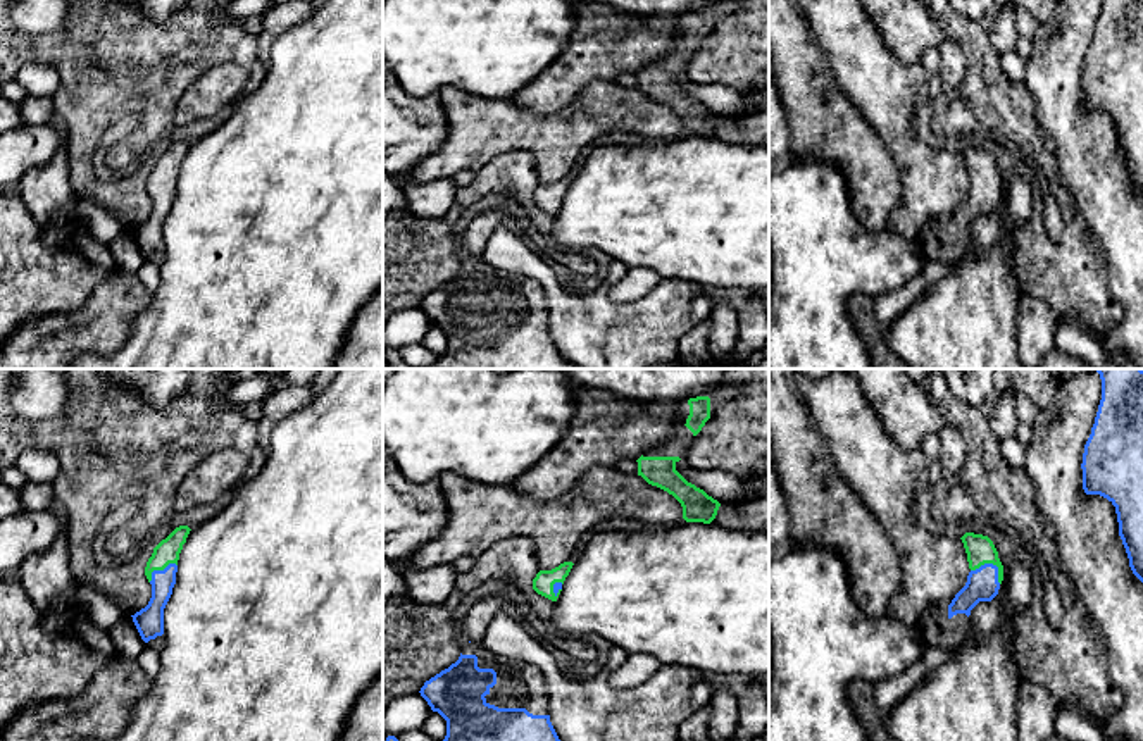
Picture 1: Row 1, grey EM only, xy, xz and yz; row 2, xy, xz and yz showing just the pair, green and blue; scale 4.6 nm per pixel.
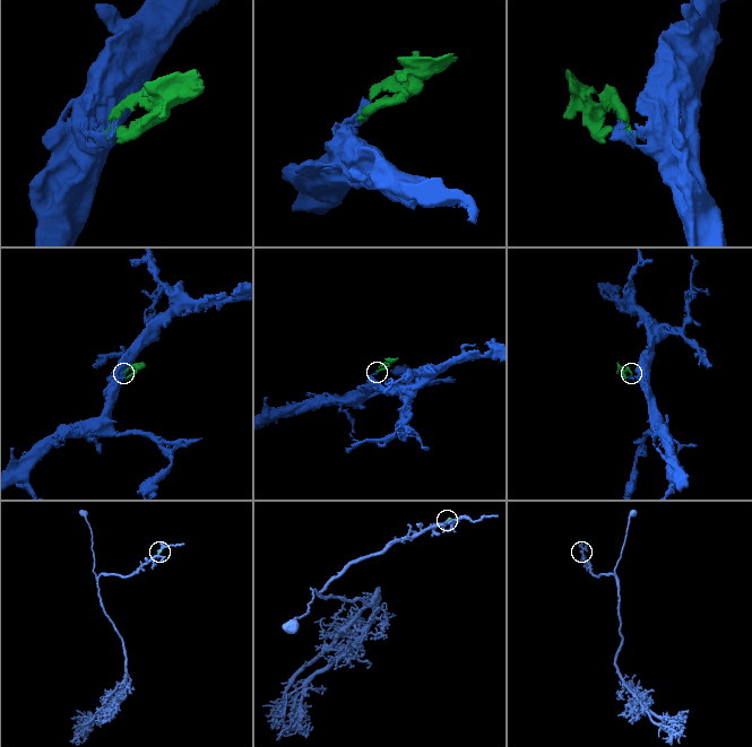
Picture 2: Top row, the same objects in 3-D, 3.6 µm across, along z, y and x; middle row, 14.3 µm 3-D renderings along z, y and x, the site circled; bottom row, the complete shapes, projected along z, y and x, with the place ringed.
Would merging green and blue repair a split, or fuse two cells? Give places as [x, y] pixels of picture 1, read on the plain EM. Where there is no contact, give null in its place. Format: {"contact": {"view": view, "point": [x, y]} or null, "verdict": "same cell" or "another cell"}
{"contact": {"view": "yz", "point": [992, 176]}, "verdict": "same cell"}

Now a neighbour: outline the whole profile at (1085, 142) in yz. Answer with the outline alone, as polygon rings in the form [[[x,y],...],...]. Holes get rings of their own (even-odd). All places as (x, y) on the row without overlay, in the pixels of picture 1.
[[[1057,0],[1053,17],[1040,24],[1031,38],[1033,50],[1026,60],[1024,86],[1034,98],[1036,122],[1053,145],[1052,153],[1057,160],[1059,179],[1072,195],[1079,217],[1103,248],[1109,265],[1109,288],[1124,308],[1122,321],[1107,333],[1100,333],[1105,353],[1119,369],[1143,369],[1143,196],[1129,181],[1129,172],[1119,150],[1115,121],[1107,112],[1086,109],[1083,103],[1083,67],[1100,14],[1102,0]]]

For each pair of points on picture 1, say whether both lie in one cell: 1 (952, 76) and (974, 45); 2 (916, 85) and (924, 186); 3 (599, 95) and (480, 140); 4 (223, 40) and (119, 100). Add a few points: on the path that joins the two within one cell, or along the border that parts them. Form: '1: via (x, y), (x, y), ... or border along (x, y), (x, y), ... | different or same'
1: border along (945, 37), (964, 57), (955, 93) | different
2: via (904, 111), (904, 145), (914, 161) | same
3: via (569, 123), (561, 131), (509, 131) | same
4: via (197, 40), (159, 61), (145, 74) | same

